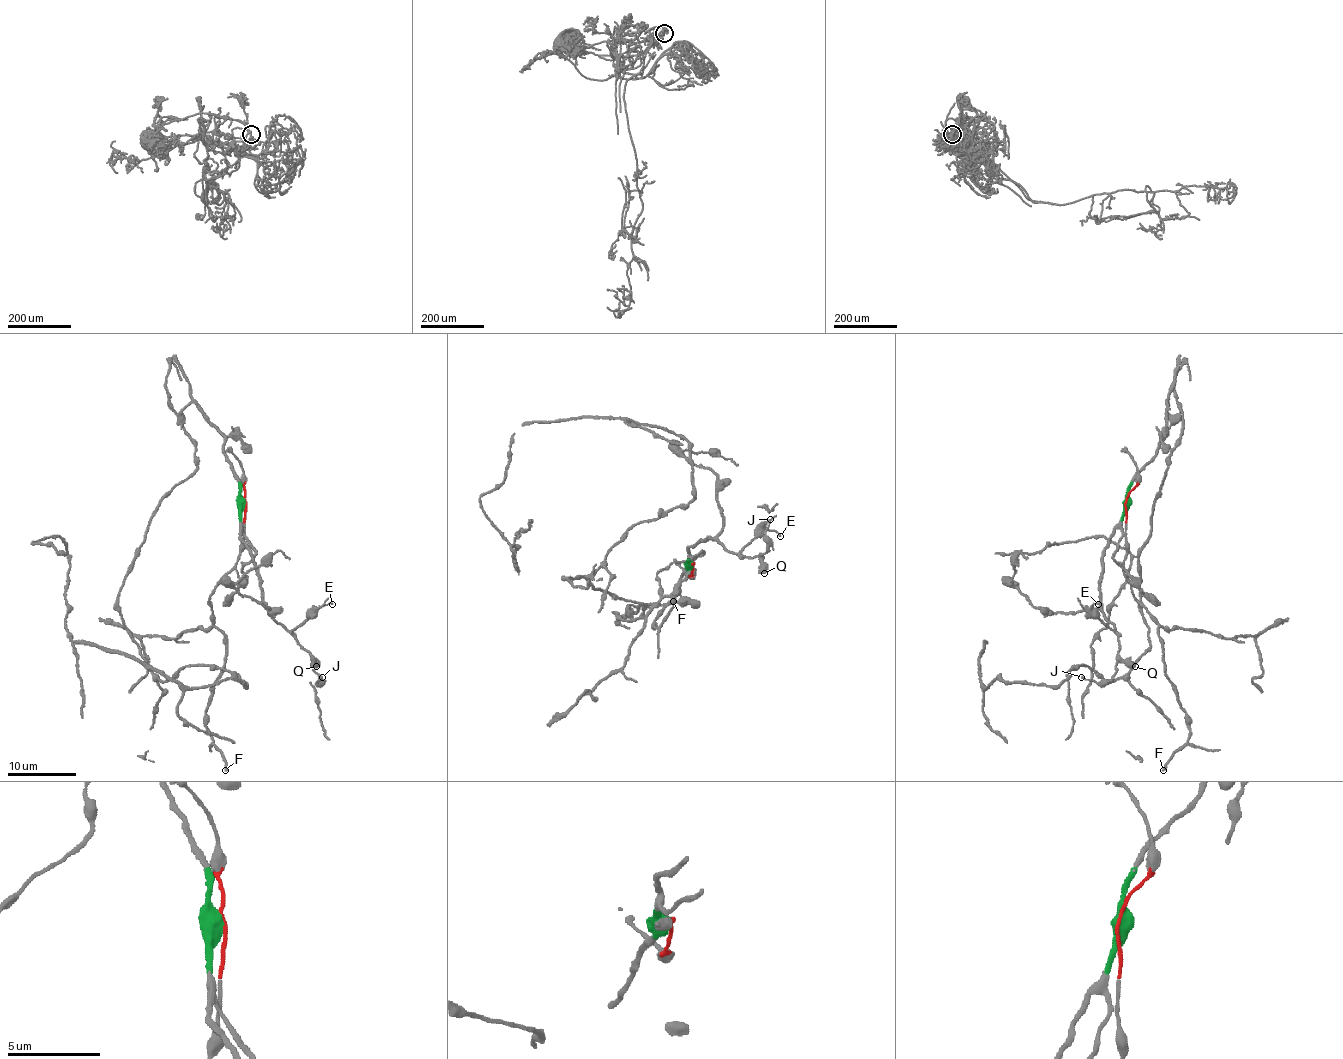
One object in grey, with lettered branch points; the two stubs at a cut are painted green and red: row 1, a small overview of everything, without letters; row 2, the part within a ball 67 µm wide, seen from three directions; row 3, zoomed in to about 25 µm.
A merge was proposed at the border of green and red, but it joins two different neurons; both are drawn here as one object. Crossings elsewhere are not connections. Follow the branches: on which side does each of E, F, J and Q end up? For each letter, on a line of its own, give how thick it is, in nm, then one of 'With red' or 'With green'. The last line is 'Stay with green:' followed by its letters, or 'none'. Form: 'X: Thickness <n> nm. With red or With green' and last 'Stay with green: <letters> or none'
E: Thickness 100 nm. With green
F: Thickness 240 nm. With red
J: Thickness 120 nm. With green
Q: Thickness 600 nm. With green
Stay with green: E, J, Q

